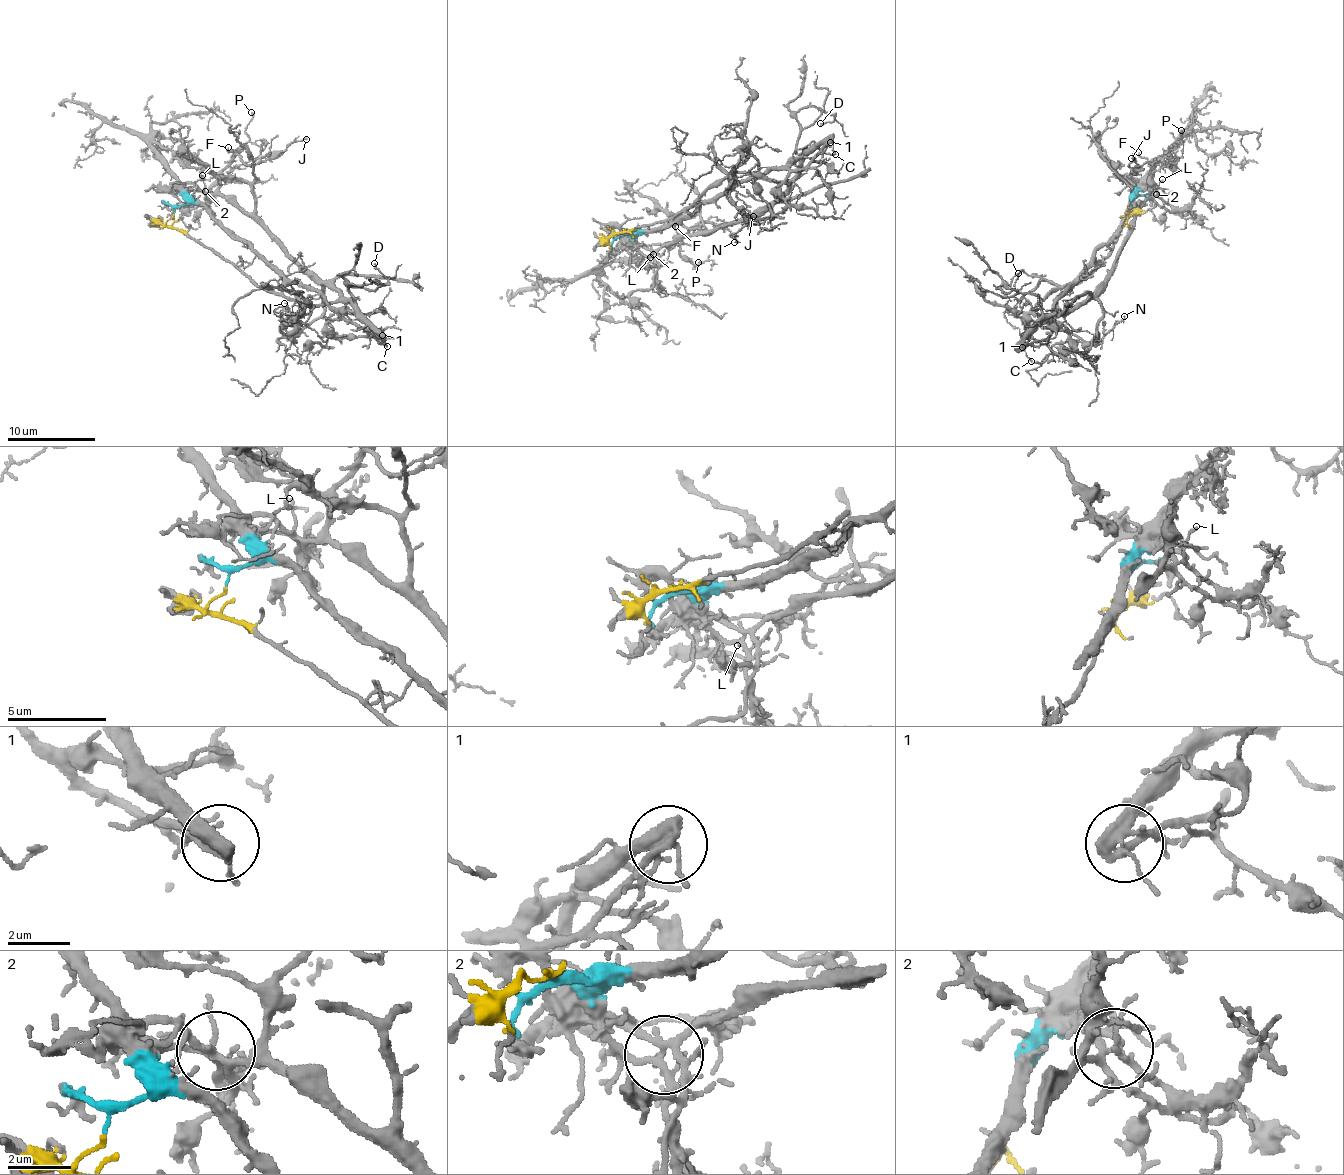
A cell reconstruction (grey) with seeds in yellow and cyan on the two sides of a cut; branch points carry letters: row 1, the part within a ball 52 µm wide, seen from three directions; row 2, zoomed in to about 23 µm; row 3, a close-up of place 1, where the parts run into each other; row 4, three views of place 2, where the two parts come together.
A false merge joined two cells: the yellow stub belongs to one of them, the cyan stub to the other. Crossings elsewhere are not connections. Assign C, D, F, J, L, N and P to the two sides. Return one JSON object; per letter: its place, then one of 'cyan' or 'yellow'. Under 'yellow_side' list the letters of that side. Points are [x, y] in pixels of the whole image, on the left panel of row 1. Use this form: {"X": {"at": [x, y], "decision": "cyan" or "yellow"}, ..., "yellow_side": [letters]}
{"C": {"at": [387, 346], "decision": "yellow"}, "D": {"at": [374, 263], "decision": "yellow"}, "F": {"at": [228, 147], "decision": "yellow"}, "J": {"at": [306, 139], "decision": "yellow"}, "L": {"at": [202, 175], "decision": "yellow"}, "N": {"at": [284, 303], "decision": "yellow"}, "P": {"at": [251, 112], "decision": "yellow"}, "yellow_side": ["C", "D", "F", "J", "L", "N", "P"]}

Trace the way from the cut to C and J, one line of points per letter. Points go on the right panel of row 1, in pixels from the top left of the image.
C: (1128, 207), (1126, 221), (1113, 245), (1057, 299), (1065, 314), (1043, 317), (1022, 345), (1031, 362)
J: (1128, 207), (1060, 311), (1110, 271), (1149, 196), (1149, 163), (1136, 173), (1131, 157)

